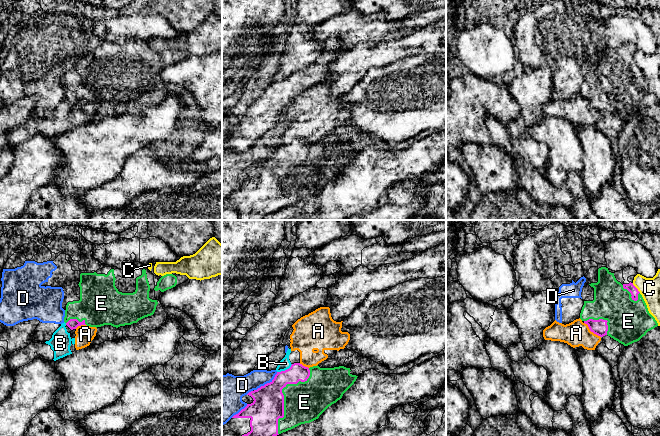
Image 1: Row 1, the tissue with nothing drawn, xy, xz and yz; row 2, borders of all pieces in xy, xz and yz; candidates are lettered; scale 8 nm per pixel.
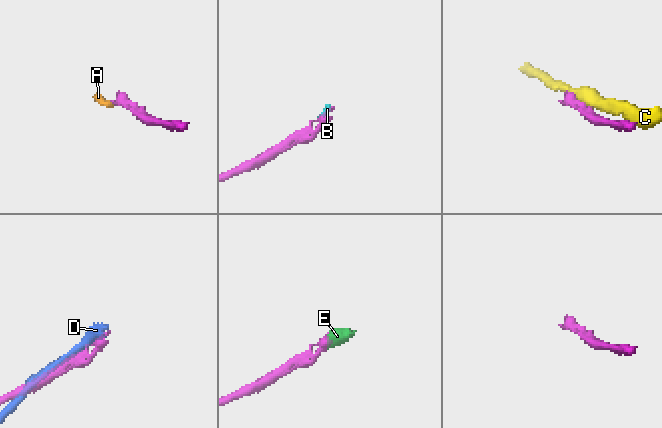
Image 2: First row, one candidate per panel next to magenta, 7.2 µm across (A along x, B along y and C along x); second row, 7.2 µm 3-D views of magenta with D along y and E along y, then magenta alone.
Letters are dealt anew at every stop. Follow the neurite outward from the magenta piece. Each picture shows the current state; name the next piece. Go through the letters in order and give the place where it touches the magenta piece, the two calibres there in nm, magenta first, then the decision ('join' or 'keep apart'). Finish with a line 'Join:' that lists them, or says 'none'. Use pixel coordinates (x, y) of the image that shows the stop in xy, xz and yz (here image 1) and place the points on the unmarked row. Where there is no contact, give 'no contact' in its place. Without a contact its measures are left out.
A: meets magenta in yz at (591, 107); 130 nm thick on the magenta side, 200 nm on the other; keep apart
B: meets magenta in xz at (285, 146); 200 nm thick on the magenta side, 90 nm on the other; keep apart
C: meets magenta in yz at (636, 64); 70 nm thick on the magenta side, 170 nm on the other; keep apart
D: meets magenta in xz at (267, 159); 260 nm thick on the magenta side, 180 nm on the other; keep apart
E: meets magenta in xz at (283, 171); 260 nm thick on the magenta side, 320 nm on the other; join
Join: E

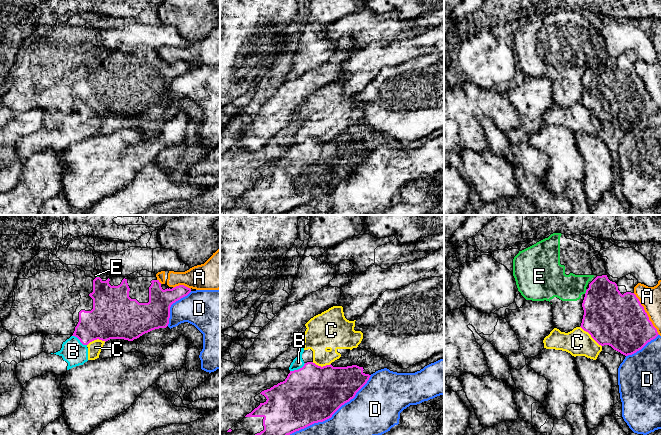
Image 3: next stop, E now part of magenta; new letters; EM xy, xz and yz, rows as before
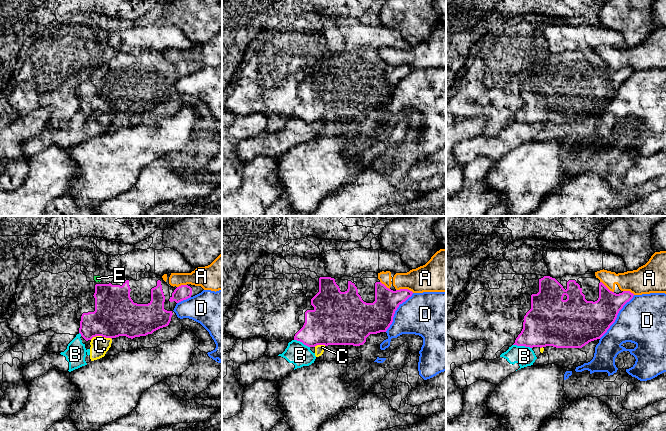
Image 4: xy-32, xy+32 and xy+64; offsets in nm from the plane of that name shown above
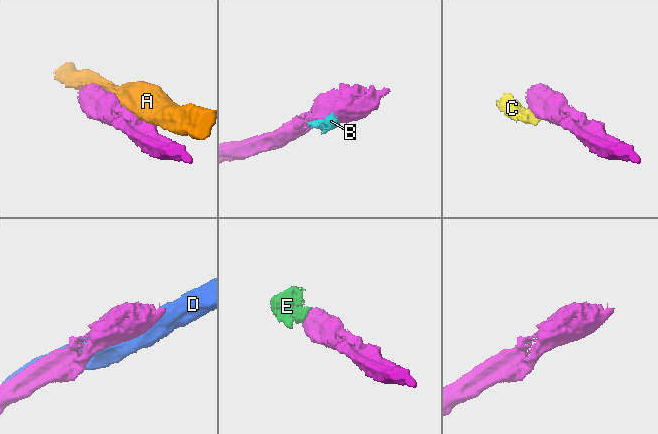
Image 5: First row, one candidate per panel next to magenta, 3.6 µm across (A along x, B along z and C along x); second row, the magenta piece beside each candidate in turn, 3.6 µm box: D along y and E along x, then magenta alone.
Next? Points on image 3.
A: meets magenta in yz at (646, 90); 420 nm thick on the magenta side, 180 nm on the other; keep apart
B: meets magenta in xz at (298, 145); 460 nm thick on the magenta side, 90 nm on the other; keep apart
C: meets magenta in yz at (591, 112); 420 nm thick on the magenta side, 220 nm on the other; keep apart
D: meets magenta in xz at (328, 194); 460 nm thick on the magenta side, 380 nm on the other; keep apart
E: meets magenta in yz at (586, 67); 380 nm thick on the magenta side, 220 nm on the other; keep apart
Join: none

